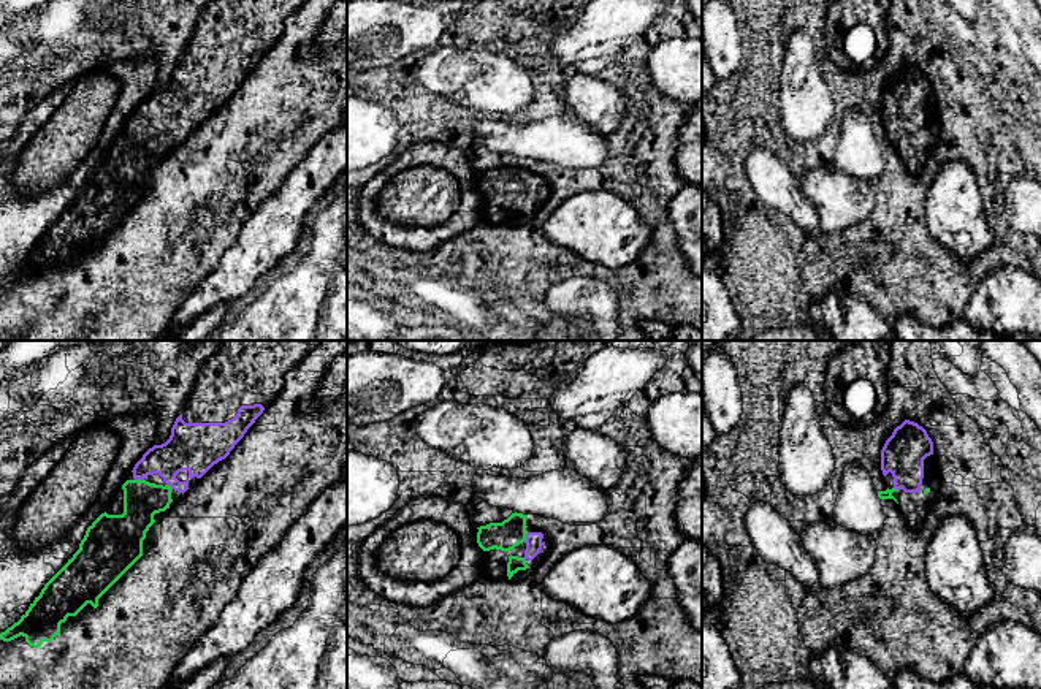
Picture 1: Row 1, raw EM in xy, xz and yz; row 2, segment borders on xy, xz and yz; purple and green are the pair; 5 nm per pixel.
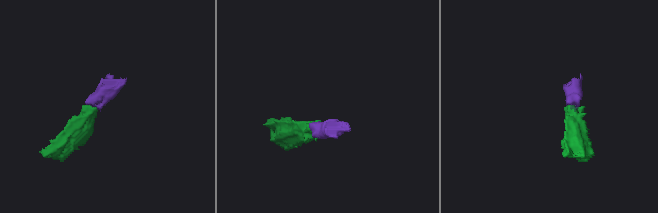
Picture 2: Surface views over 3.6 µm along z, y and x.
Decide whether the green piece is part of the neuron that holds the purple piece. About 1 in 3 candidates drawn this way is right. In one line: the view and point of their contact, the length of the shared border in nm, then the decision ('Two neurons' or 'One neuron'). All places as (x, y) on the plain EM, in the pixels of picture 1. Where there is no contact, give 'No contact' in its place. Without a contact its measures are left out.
Touches purple at xy (140, 124). Shared border 50 nm. One neuron

